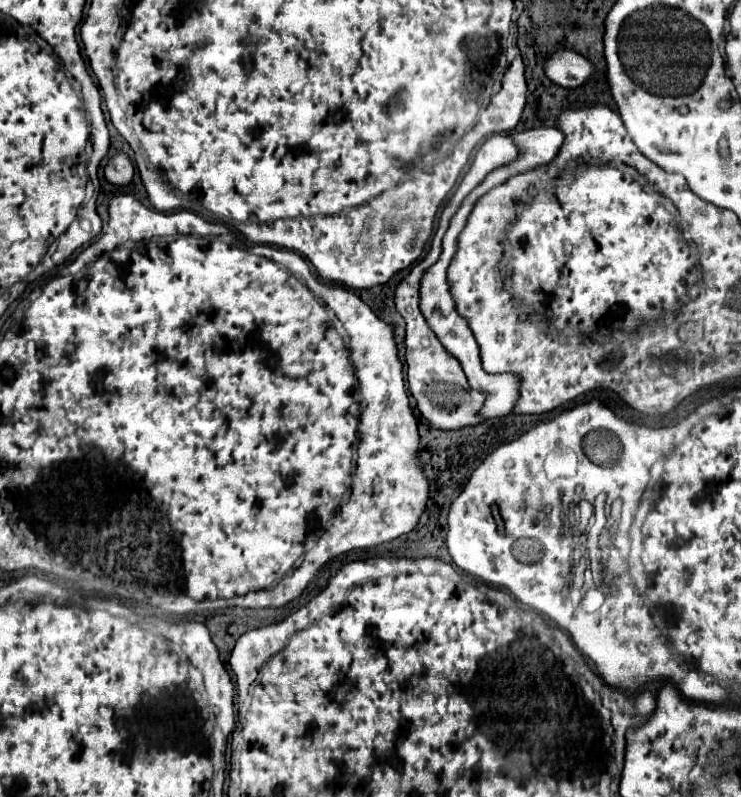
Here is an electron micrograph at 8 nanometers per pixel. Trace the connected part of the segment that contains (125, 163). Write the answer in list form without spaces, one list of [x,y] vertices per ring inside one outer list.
[[[117,153],[109,157],[105,165],[105,179],[113,185],[127,185],[133,177],[133,163],[125,153]]]

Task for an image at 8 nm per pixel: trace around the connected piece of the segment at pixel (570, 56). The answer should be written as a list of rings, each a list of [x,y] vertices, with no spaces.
[[[557,49],[553,51],[545,63],[543,63],[545,75],[567,89],[575,89],[579,85],[583,85],[593,73],[595,67],[579,53],[569,51],[569,49]]]

